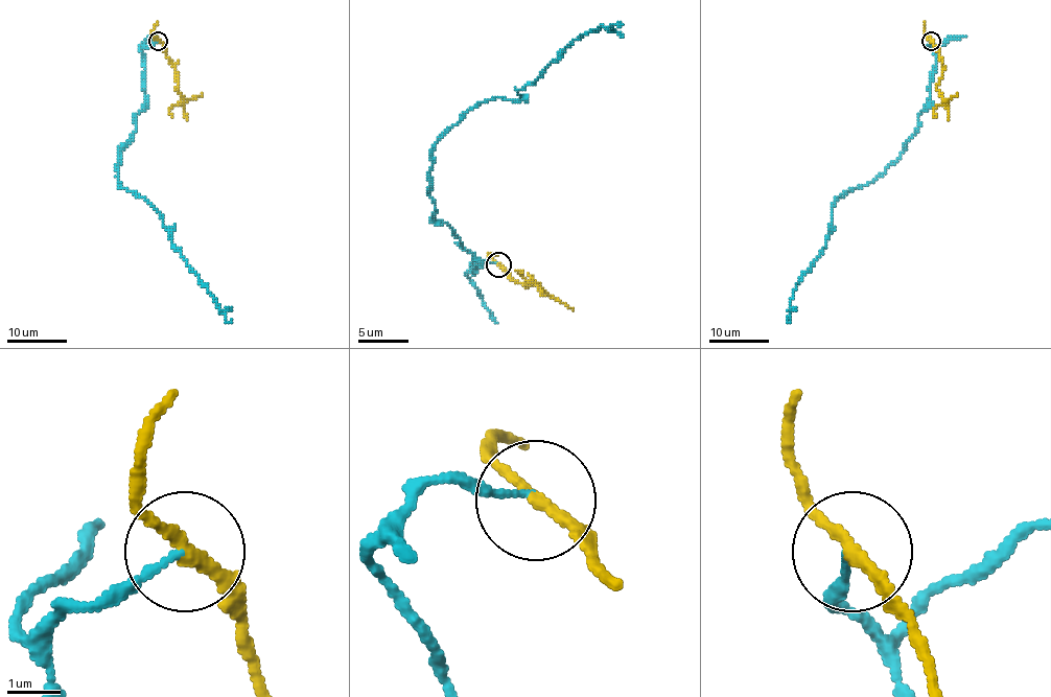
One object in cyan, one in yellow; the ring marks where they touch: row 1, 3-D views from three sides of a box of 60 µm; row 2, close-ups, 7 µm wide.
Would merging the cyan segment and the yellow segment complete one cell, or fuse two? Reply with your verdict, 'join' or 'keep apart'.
keep apart

